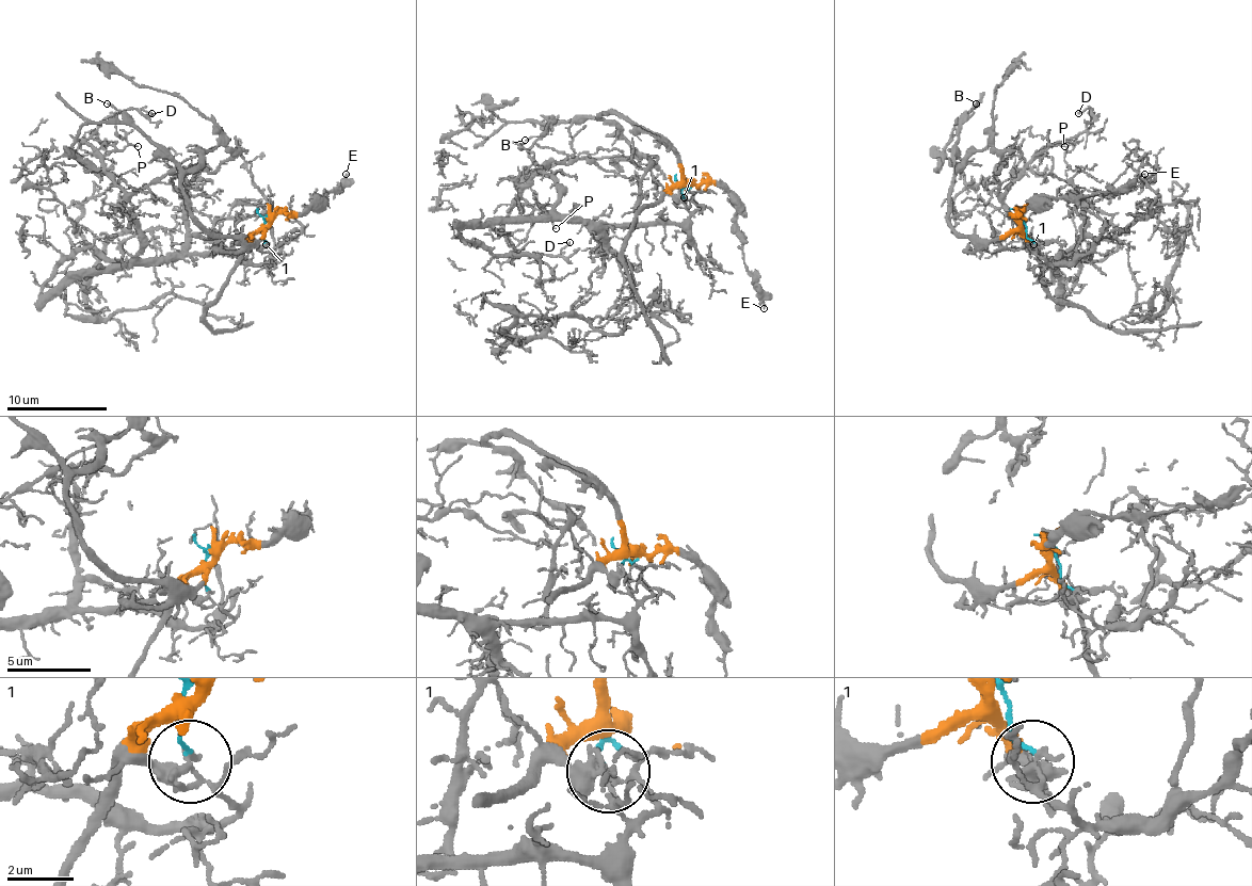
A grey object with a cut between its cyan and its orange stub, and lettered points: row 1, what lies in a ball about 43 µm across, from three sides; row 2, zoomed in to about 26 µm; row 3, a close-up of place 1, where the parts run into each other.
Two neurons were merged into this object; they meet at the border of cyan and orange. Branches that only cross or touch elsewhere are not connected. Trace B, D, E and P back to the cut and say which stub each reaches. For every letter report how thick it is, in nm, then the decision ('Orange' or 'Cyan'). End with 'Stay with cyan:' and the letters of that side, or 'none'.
B: Thickness 120 nm. Orange
D: Thickness 100 nm. Cyan
E: Thickness 100 nm. Orange
P: Thickness 80 nm. Cyan
Stay with cyan: D, P

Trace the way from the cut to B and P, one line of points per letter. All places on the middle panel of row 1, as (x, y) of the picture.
B: (684, 179), (681, 182), (674, 151), (616, 112), (556, 122), (541, 137), (526, 140)
P: (684, 179), (696, 205), (681, 222), (587, 225), (559, 212), (541, 167), (520, 194), (556, 227)

